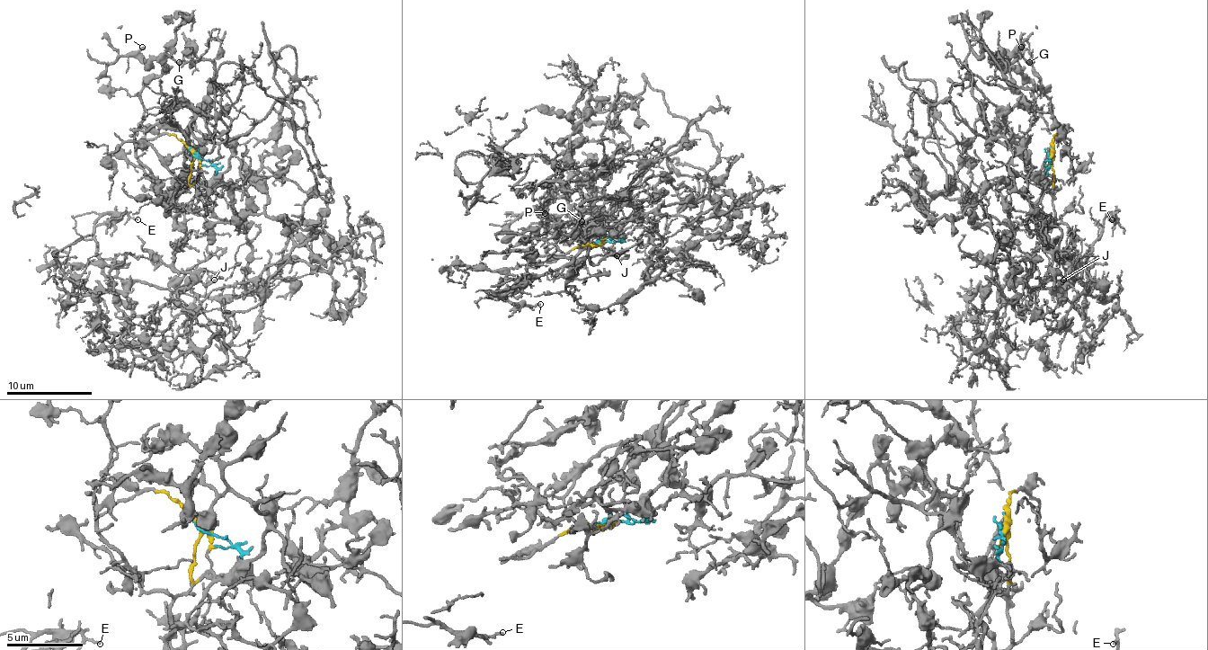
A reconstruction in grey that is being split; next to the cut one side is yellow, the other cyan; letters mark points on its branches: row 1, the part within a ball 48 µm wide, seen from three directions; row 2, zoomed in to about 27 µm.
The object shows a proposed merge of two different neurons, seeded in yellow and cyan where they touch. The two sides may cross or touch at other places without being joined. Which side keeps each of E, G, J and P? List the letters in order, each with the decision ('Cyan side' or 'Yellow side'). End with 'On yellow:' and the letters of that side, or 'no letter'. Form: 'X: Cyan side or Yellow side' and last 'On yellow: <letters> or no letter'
E: Yellow side
G: Cyan side
J: Yellow side
P: Cyan side
On yellow: E, J

